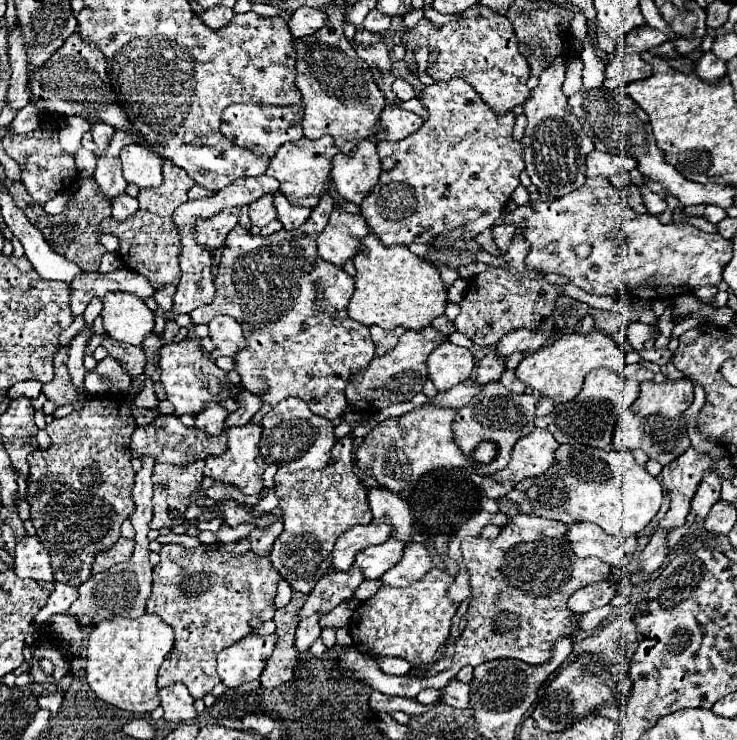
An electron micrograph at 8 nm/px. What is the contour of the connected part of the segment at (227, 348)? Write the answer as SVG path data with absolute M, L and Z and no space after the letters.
M216 316L208 326L210 338L216 342L216 350L210 356L236 356L240 350L248 346L240 324L230 316Z

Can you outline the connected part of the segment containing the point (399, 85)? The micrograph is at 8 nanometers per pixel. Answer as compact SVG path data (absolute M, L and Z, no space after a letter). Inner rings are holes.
M396 80L394 86L392 86L392 90L394 90L396 98L400 98L400 100L410 100L410 98L414 98L414 90L412 90L412 86L410 86L406 80Z

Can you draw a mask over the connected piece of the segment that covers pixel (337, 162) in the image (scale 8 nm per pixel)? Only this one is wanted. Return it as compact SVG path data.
M370 138L358 144L358 150L352 158L348 158L346 154L334 156L332 180L336 184L336 192L344 200L358 206L370 194L372 186L376 186L380 172L382 164L376 154L376 142Z

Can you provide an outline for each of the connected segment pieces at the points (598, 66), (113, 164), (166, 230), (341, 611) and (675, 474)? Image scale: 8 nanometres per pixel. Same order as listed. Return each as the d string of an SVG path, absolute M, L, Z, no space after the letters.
M590 32L586 34L586 42L582 48L582 62L584 62L584 86L586 88L602 88L604 84L604 62L598 58L596 48L592 44Z
M116 130L110 140L110 146L98 158L98 168L96 168L94 178L100 186L100 190L110 200L114 196L124 194L124 190L126 190L127 182L123 177L119 154L120 150L128 144L136 144L136 138L132 138L132 134L124 134L124 130Z
M164 160L162 176L164 176L162 186L140 188L140 192L138 192L140 208L136 214L132 214L132 218L128 218L124 222L106 218L104 222L100 222L100 234L114 234L120 240L118 254L120 254L122 262L128 268L136 270L138 274L144 274L152 282L154 290L160 290L166 284L178 286L178 282L180 282L180 264L178 264L180 238L178 238L176 224L172 222L172 214L180 204L188 202L186 194L194 186L194 182L192 182L192 178L188 178L186 170L172 164L170 160Z
M350 600L342 602L342 604L336 606L332 612L328 612L328 614L324 614L324 616L320 618L322 628L324 628L324 626L348 626L348 624L350 624L350 618L352 618L352 614L354 614L356 608L358 608L358 604L352 604Z
M690 446L684 454L680 454L680 458L662 468L662 486L670 490L672 502L668 514L658 526L660 530L674 530L686 522L692 494L696 494L696 486L700 486L700 478L708 468L710 456L700 454L694 446Z

